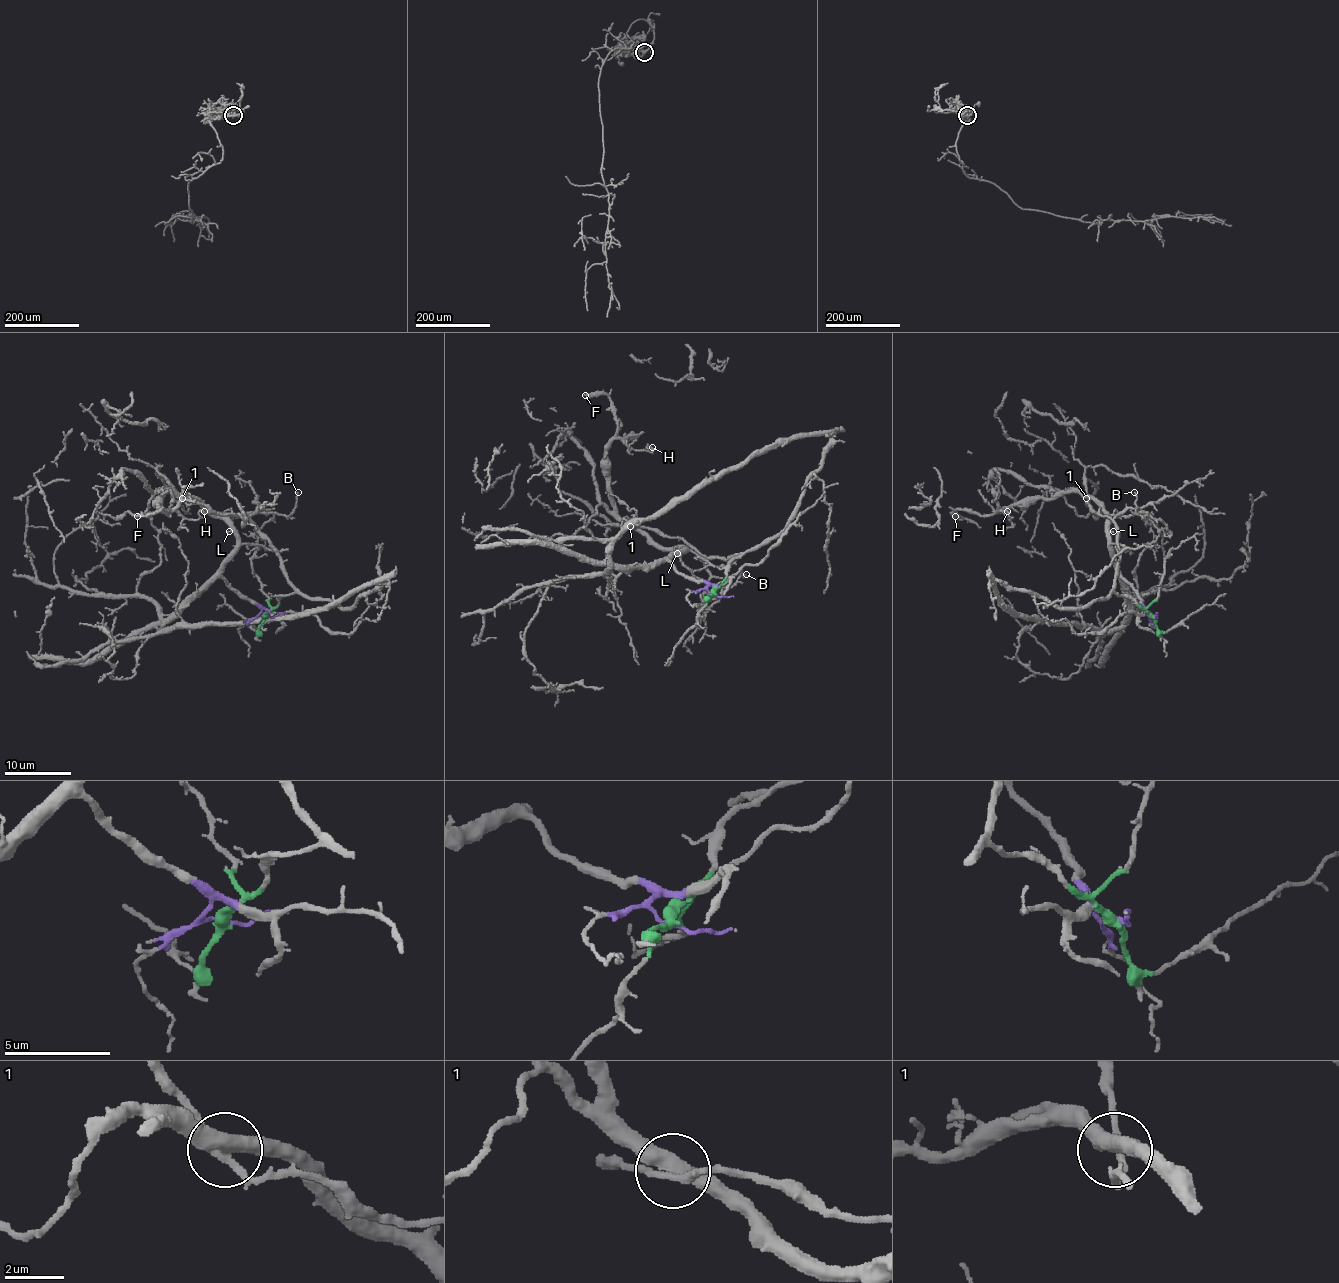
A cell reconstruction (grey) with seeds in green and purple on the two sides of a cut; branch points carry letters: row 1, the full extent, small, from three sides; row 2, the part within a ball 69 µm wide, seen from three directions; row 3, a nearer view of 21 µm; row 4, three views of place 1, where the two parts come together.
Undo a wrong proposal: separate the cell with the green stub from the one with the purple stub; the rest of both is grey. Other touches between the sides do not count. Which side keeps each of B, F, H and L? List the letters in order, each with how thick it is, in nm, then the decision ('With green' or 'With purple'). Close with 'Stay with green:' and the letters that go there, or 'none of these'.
B: Thickness 120 nm. With purple
F: Thickness 170 nm. With purple
H: Thickness 120 nm. With purple
L: Thickness 110 nm. With purple
Stay with green: none of these

